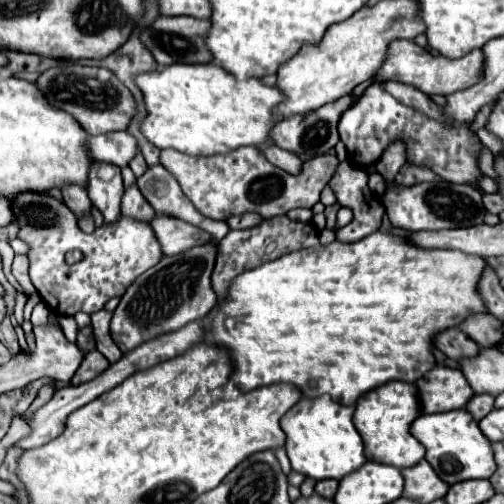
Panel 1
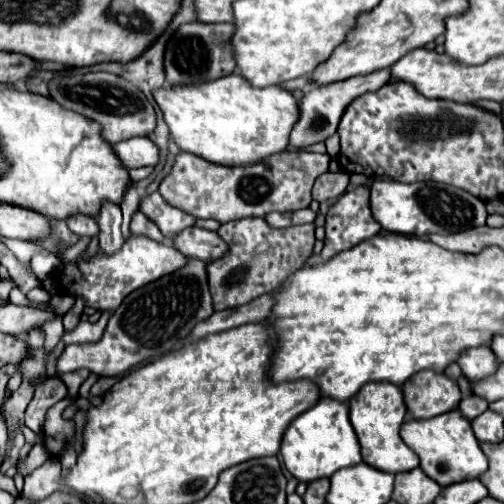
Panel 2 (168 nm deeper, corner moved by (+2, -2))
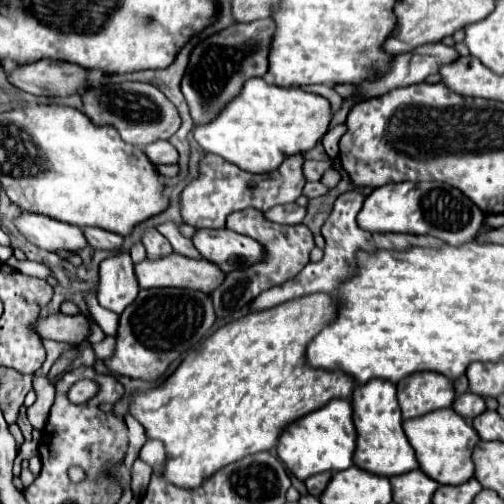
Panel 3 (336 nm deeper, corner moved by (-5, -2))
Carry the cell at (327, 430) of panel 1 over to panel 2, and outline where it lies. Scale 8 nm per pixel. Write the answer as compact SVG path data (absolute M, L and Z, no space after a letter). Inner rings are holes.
M322 397L314 407L298 415L286 429L282 437L282 447L280 455L284 459L286 469L304 483L322 479L322 477L332 477L338 469L352 467L362 463L360 455L360 443L358 437L352 429L350 417L348 417L348 405L340 403L336 399Z

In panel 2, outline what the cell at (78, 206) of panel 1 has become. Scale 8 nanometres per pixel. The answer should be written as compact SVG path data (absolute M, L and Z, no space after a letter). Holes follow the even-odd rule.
M76 213L72 217L66 219L68 227L72 233L76 235L88 235L88 237L94 237L98 233L98 223L94 217L90 215L84 215L84 213Z

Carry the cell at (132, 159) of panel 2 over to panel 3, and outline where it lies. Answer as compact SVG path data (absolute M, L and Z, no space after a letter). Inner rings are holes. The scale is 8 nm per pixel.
M155 141L145 147L145 155L151 159L153 165L171 165L179 161L177 149L169 141Z

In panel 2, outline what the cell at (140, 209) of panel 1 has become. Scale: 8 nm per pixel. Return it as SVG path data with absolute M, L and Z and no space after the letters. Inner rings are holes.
M136 211L132 215L132 223L130 223L130 231L132 233L138 233L138 235L144 235L144 237L150 237L154 241L166 241L166 237L160 233L158 225L154 221L150 221L142 211Z

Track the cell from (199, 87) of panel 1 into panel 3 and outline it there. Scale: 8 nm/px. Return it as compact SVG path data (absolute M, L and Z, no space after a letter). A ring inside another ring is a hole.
M253 77L217 119L205 127L197 127L193 133L207 153L221 155L245 171L269 173L279 167L285 157L313 149L327 133L331 117L331 105L325 97L295 87L269 85L261 77Z

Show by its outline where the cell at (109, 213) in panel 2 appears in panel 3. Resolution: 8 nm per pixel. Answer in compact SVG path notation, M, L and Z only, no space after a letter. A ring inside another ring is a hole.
M119 253L115 257L105 259L101 263L99 275L101 275L97 291L99 305L121 315L123 309L129 303L133 303L139 293L139 283L129 253Z

